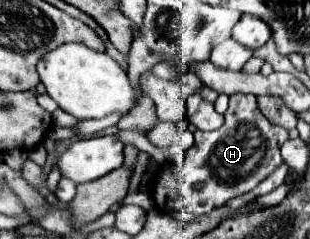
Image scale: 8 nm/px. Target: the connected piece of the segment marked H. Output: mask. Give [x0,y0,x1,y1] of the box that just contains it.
[154,93,288,215]

